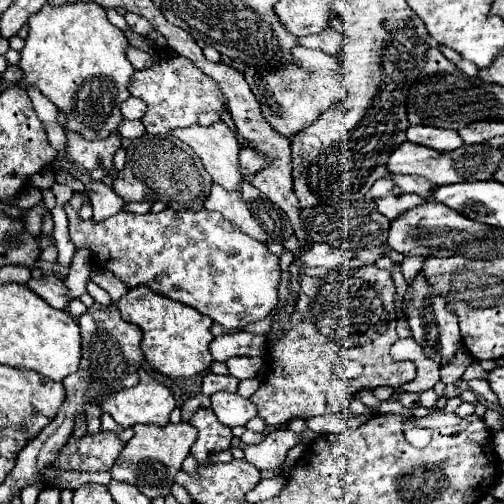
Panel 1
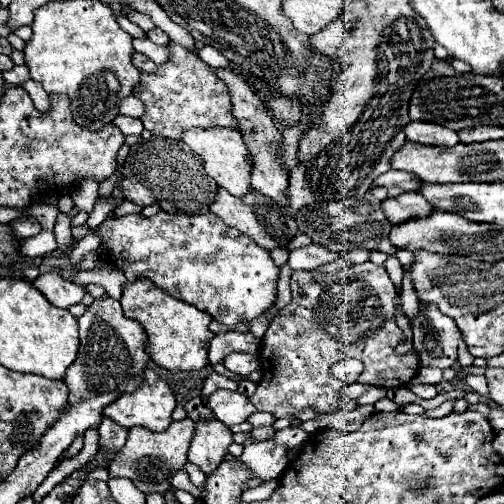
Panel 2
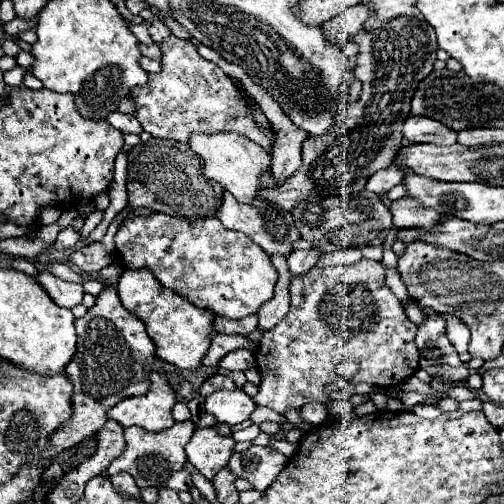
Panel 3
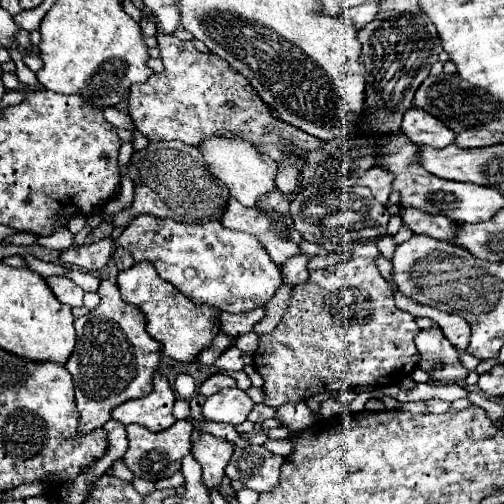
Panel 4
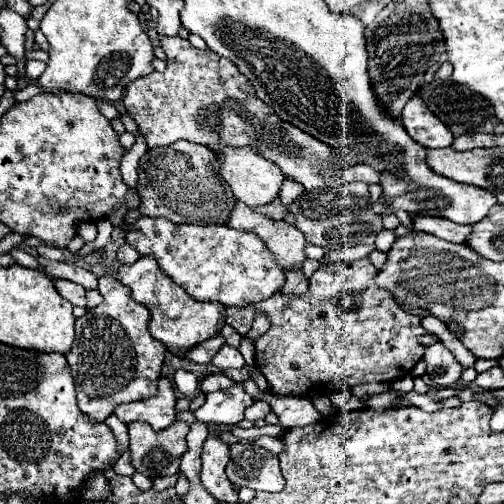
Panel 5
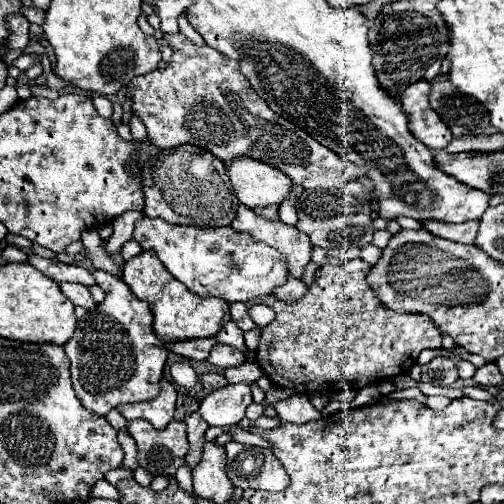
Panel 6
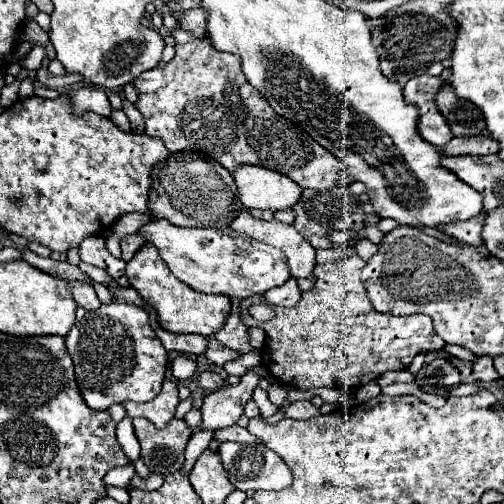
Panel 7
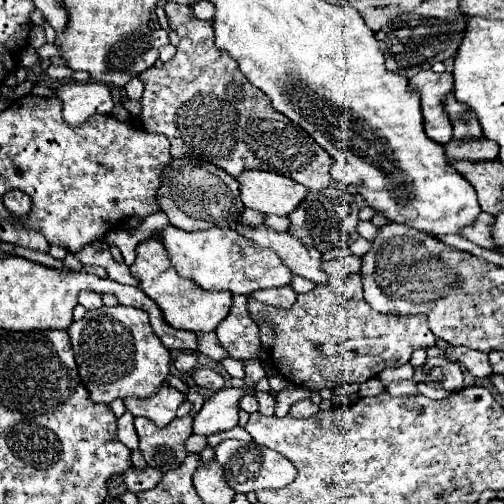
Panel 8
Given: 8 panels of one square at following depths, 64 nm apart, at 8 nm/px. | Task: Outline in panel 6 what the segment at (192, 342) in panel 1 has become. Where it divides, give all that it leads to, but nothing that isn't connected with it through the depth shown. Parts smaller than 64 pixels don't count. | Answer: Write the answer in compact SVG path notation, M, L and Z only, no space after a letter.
M142 252L132 260L128 260L122 268L122 280L132 288L136 298L148 302L154 314L152 330L160 340L178 342L178 340L216 336L220 328L230 320L230 306L224 300L200 298L188 292L184 284L180 284L168 270L164 270L154 252Z

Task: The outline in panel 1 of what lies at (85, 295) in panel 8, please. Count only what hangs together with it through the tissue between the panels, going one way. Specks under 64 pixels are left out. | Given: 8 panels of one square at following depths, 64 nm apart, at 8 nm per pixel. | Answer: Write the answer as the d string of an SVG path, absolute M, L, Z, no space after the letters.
M42 276L38 280L32 278L26 282L26 286L56 310L64 310L70 304L66 298L66 286L56 276Z

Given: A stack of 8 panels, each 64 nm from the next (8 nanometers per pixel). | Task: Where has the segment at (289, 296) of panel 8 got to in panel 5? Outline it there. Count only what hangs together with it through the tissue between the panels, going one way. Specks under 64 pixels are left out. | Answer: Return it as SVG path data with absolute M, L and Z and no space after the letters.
M300 268L286 270L286 282L280 288L282 294L304 294L308 290L308 280Z

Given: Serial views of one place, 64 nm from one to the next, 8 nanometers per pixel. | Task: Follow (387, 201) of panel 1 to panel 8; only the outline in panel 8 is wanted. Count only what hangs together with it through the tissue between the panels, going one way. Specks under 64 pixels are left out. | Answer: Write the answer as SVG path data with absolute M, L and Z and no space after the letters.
M480 212L478 220L474 220L474 224L468 224L466 228L462 228L460 236L464 236L466 240L478 244L478 246L484 246L484 248L492 248L492 234L490 234L490 228L492 228L492 220L494 216L492 214L486 214L486 212Z

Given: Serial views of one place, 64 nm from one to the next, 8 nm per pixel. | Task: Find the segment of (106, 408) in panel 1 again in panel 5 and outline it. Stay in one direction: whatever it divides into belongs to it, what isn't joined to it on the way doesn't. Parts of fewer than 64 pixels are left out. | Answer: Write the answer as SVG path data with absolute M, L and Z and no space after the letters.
M162 376L160 382L158 382L156 396L146 398L146 400L138 400L138 402L130 402L130 404L120 404L114 410L114 414L124 424L146 422L154 430L164 430L164 428L168 428L176 420L174 404L176 404L174 388L172 388L170 380Z

